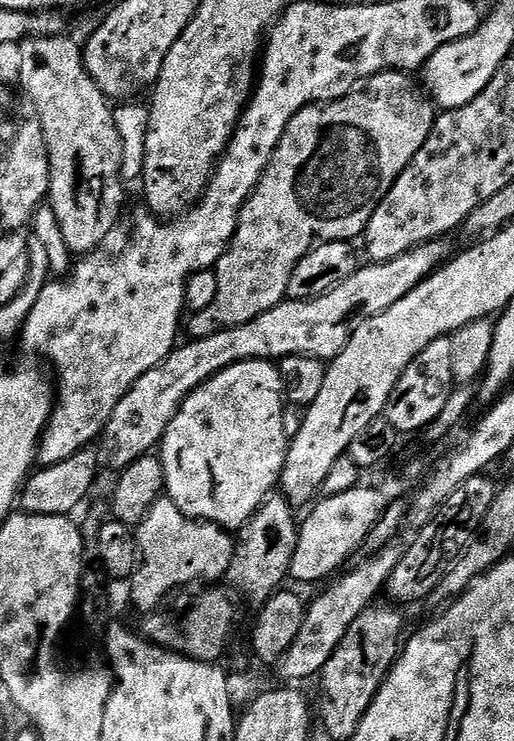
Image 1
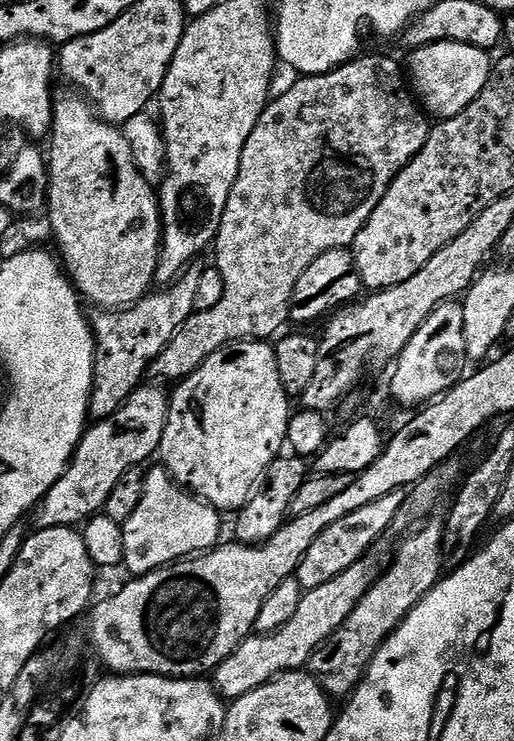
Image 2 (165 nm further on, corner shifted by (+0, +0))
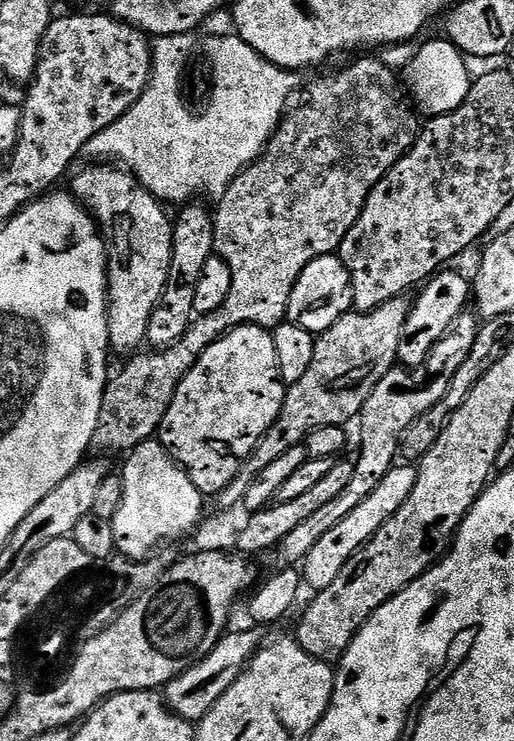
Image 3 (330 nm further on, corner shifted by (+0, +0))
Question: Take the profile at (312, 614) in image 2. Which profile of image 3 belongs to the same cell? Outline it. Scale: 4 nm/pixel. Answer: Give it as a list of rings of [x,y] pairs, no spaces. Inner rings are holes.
[[[229,631],[218,642],[218,646],[214,646],[214,650],[206,654],[206,658],[191,664],[163,689],[162,695],[168,701],[169,708],[178,713],[183,720],[193,722],[203,720],[204,715],[218,702],[218,698],[222,698],[222,694],[226,694],[230,686],[234,686],[236,679],[248,667],[248,663],[261,647],[262,639],[260,640],[258,633]]]

